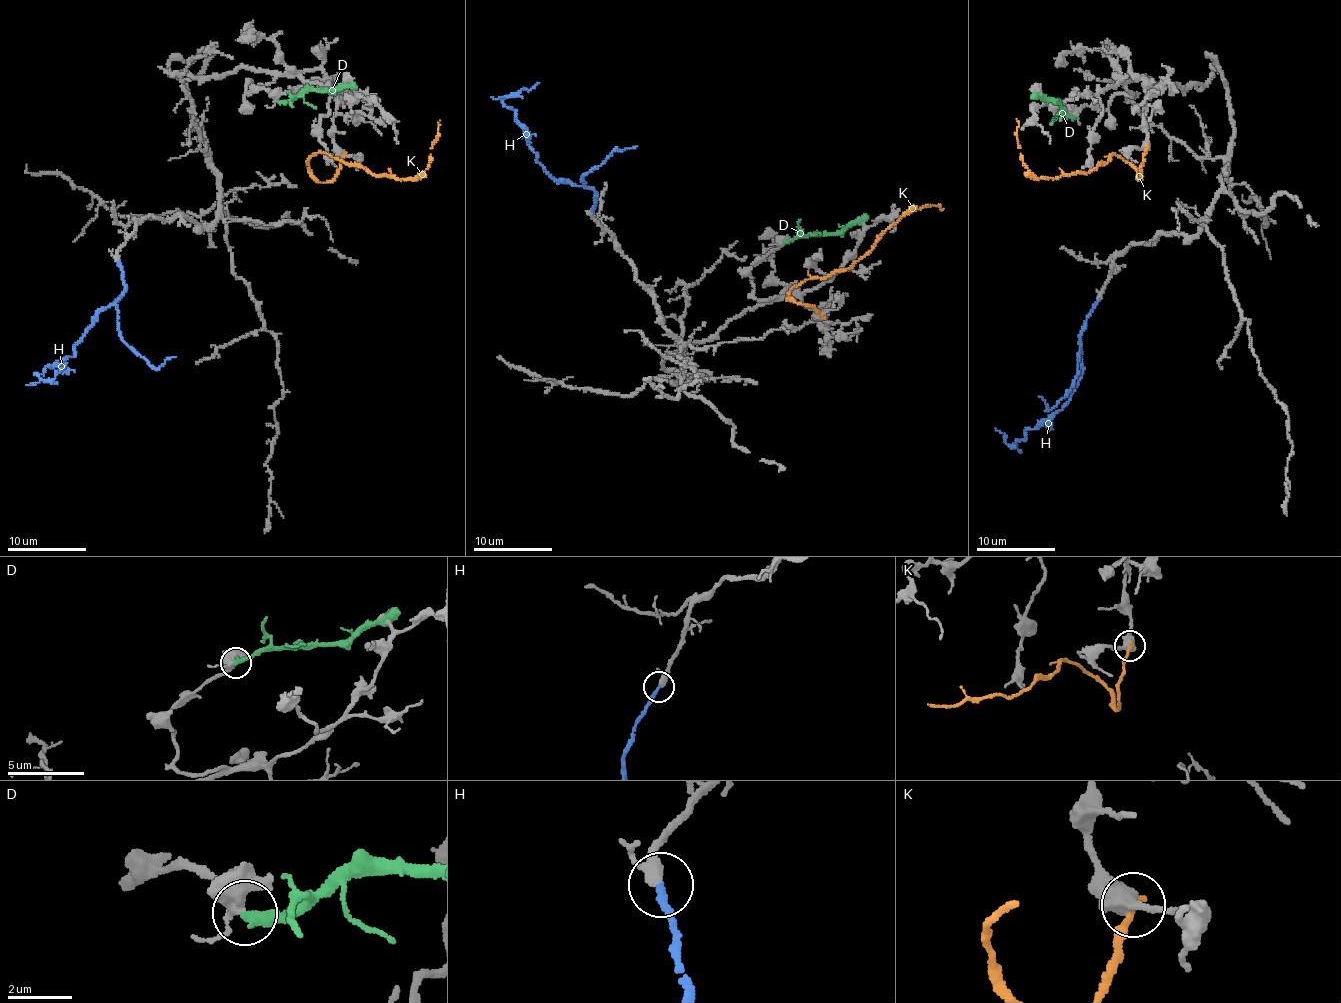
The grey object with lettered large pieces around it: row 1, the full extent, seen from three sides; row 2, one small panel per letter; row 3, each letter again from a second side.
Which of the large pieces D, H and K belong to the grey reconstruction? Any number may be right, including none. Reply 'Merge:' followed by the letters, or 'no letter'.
Merge: H

